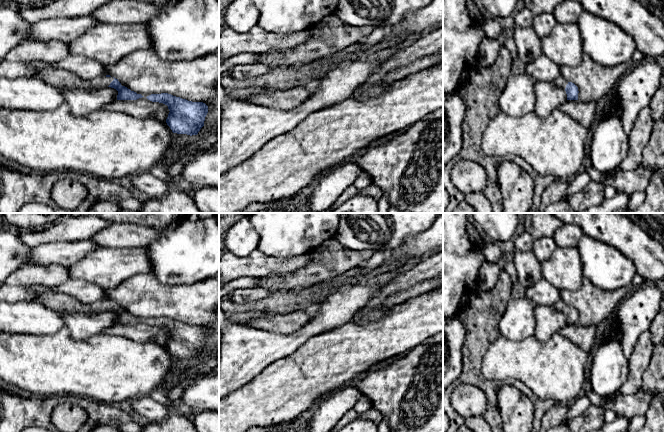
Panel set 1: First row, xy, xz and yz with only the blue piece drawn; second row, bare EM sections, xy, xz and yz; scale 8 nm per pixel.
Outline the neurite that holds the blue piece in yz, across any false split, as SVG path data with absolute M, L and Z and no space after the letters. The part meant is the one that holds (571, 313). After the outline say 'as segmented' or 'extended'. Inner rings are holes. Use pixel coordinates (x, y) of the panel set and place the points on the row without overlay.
M559 300L554 307L564 313L567 318L567 324L578 324L578 311L572 307L568 306L566 303L564 303L562 300Z | extended

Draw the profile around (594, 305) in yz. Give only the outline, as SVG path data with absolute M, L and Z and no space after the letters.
M584 278L578 290L560 290L560 300L578 311L578 324L598 326L610 319L632 288L605 291Z

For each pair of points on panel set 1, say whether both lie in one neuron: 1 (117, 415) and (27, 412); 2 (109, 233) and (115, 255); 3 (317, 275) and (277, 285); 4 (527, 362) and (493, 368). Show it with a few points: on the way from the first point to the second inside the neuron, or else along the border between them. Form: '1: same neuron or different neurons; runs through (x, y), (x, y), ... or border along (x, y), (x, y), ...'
1: same neuron; runs through (95, 410), (78, 399), (59, 399), (49, 403)
2: different neurons; border along (136, 246), (100, 248)
3: same neuron; runs through (307, 276), (287, 281)
4: same neuron; runs through (519, 362), (501, 362)

